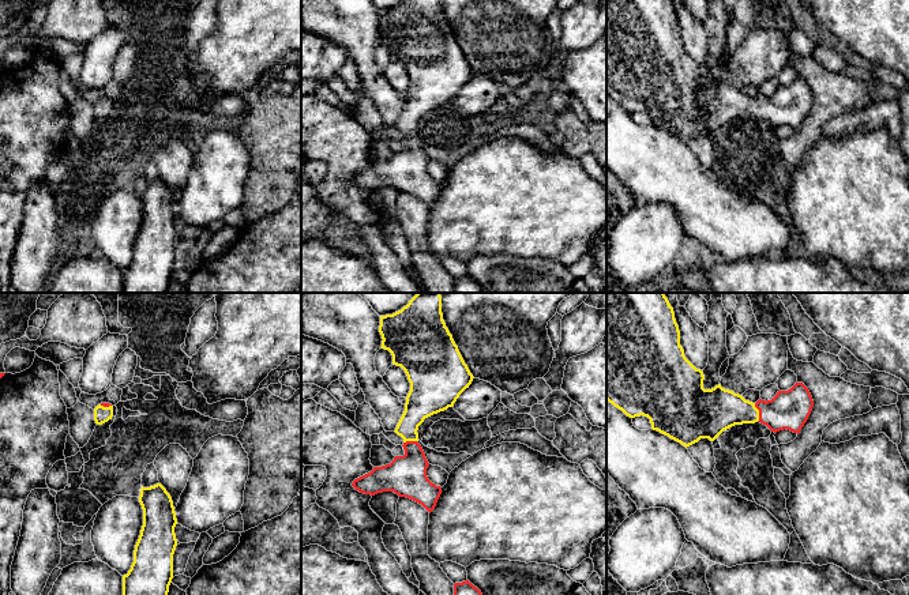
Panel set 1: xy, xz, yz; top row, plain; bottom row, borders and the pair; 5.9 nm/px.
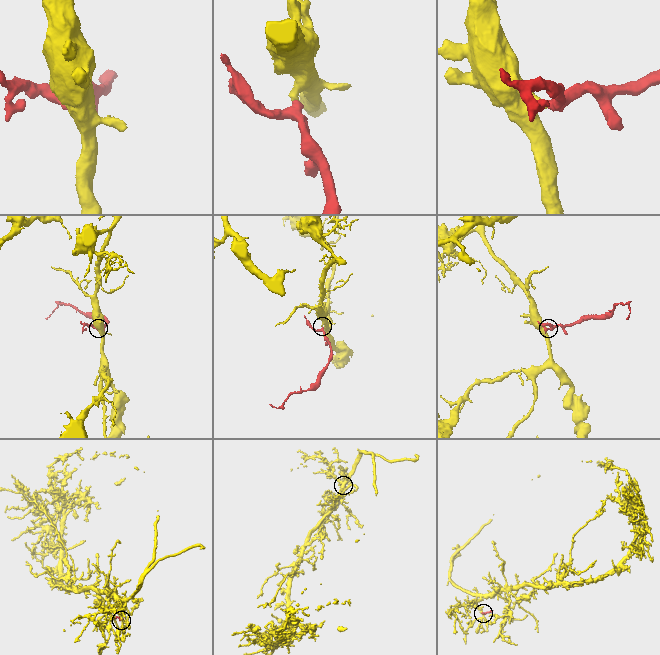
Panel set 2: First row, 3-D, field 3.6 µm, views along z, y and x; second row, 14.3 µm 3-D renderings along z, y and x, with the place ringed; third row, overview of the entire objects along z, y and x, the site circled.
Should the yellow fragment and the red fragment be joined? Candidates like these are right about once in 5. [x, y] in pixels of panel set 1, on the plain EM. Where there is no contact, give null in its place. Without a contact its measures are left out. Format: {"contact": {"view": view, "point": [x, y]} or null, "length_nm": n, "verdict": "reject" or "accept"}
{"contact": {"view": "yz", "point": [758, 108]}, "length_nm": 110, "verdict": "accept"}

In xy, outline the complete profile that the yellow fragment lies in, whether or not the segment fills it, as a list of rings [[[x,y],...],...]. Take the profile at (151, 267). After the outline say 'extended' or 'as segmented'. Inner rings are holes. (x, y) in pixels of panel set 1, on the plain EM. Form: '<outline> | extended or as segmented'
[[[157,178],[140,184],[143,221],[134,245],[134,257],[123,271],[121,293],[166,293],[173,274],[177,219],[173,196]]] | as segmented

